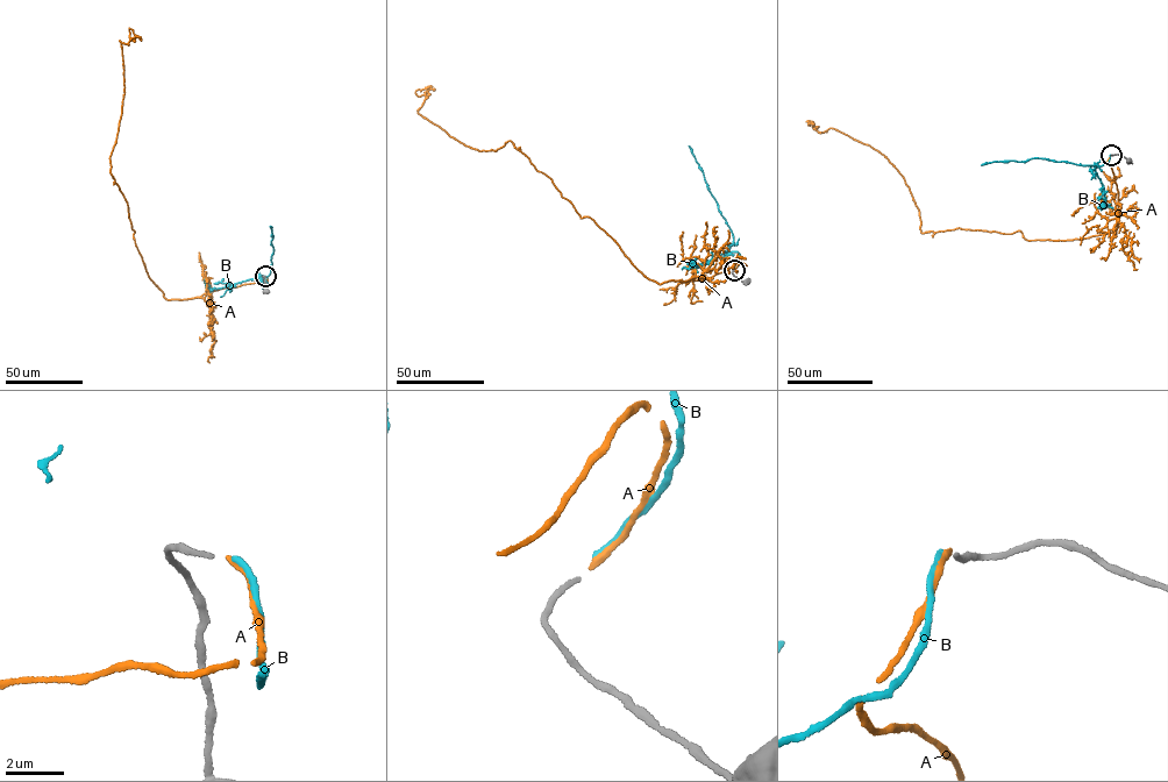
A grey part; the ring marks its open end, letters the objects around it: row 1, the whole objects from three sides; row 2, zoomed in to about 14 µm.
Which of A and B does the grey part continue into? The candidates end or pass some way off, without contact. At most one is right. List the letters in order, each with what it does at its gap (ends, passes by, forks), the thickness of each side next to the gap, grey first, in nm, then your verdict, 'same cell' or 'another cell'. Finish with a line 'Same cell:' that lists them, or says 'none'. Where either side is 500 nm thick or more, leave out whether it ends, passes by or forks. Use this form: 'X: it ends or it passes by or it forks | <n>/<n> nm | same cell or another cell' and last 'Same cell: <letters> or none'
A: it ends | 170/240 nm | another cell
B: it ends | 170/190 nm | same cell
Same cell: B

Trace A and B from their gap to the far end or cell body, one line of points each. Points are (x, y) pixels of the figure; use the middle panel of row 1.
A: (734, 269), (648, 279), (511, 141), (479, 151), (421, 115), (415, 92), (432, 86)
B: (734, 269), (740, 257), (738, 251), (728, 253), (733, 234), (690, 147)

